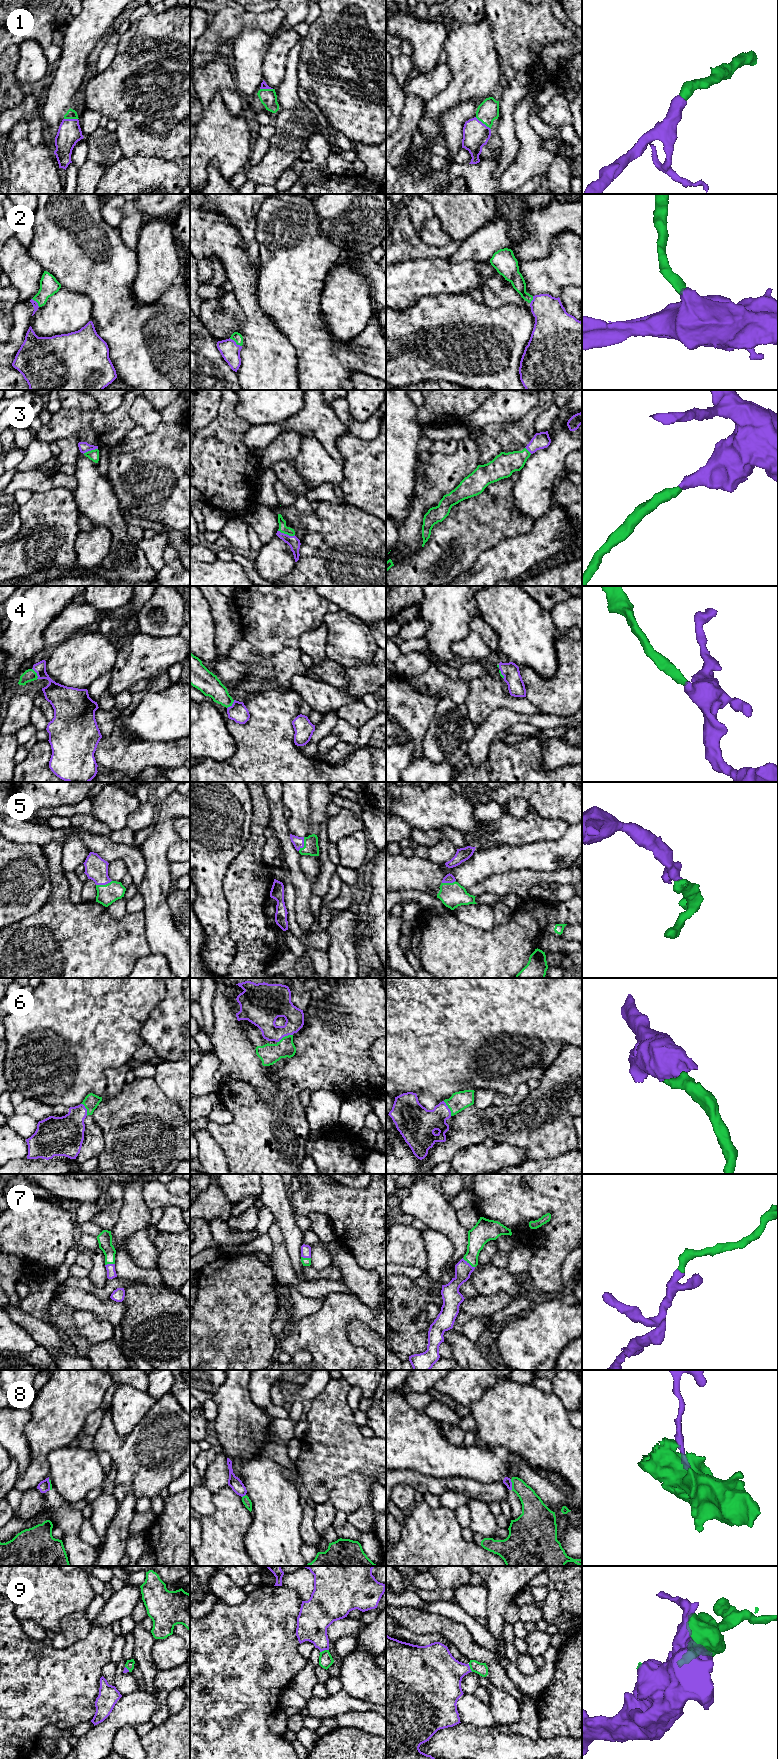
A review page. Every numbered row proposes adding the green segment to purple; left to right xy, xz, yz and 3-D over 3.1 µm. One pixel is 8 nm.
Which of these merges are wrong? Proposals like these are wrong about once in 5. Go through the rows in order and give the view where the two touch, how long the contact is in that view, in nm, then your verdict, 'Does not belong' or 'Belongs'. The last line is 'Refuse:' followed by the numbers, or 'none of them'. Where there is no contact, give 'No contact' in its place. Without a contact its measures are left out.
1: Touches purple in yz. Shared border 160 nm. Belongs
2: Touches purple in xz. Shared border 120 nm. Belongs
3: Touches purple in xz. Shared border 140 nm. Belongs
4: Touches purple in xy. Shared border 100 nm. Belongs
5: Touches purple in xy. Shared border 130 nm. Belongs
6: Touches purple in xz. Shared border 140 nm. Belongs
7: Touches purple in yz. Shared border 130 nm. Belongs
8: Touches purple in yz. Shared border 90 nm. Does not belong
9: Touches purple in xz. Shared border 80 nm. Belongs
Refuse: 8

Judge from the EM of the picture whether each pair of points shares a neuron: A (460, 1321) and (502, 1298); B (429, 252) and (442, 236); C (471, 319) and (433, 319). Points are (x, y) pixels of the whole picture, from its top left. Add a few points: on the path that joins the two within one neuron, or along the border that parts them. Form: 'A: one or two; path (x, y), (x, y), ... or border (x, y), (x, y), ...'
A: one; path (470, 1311), (476, 1306), (492, 1304)
B: two; border (417, 234), (435, 246), (445, 246), (452, 240)
C: one; path (462, 318), (442, 319)

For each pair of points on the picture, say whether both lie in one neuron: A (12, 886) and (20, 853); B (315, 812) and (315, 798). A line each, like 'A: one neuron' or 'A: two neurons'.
A: one neuron
B: one neuron

